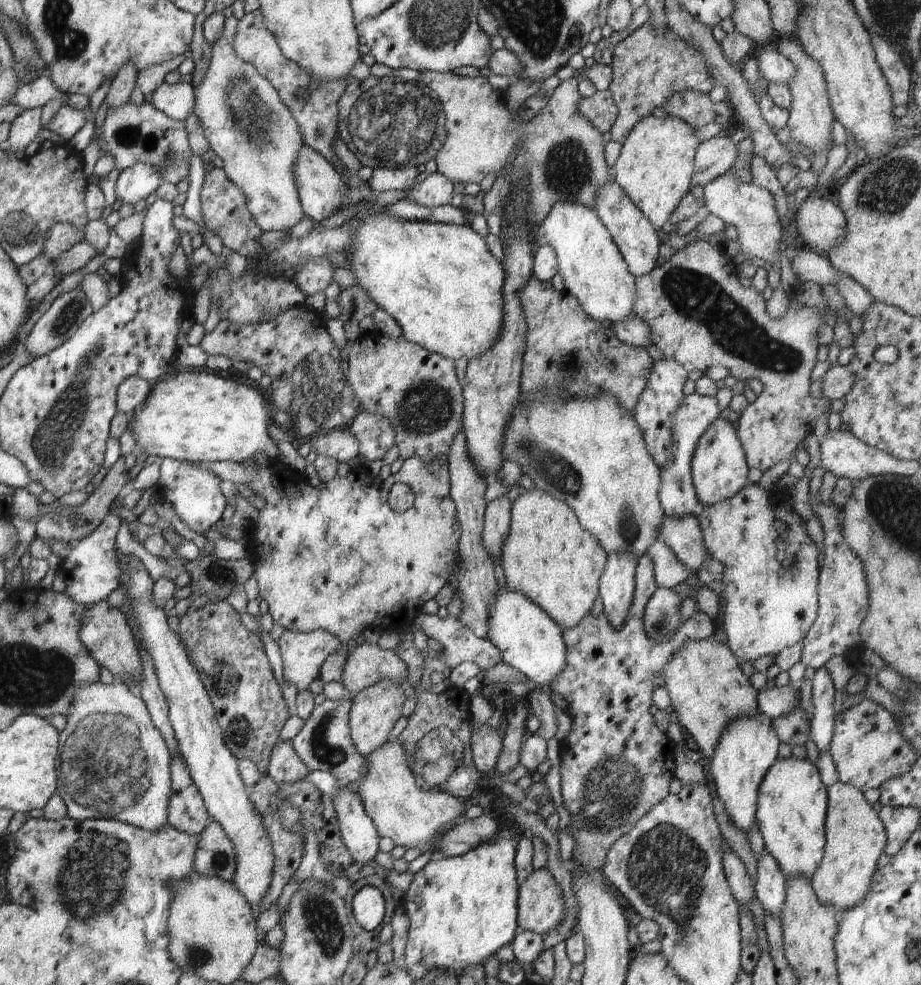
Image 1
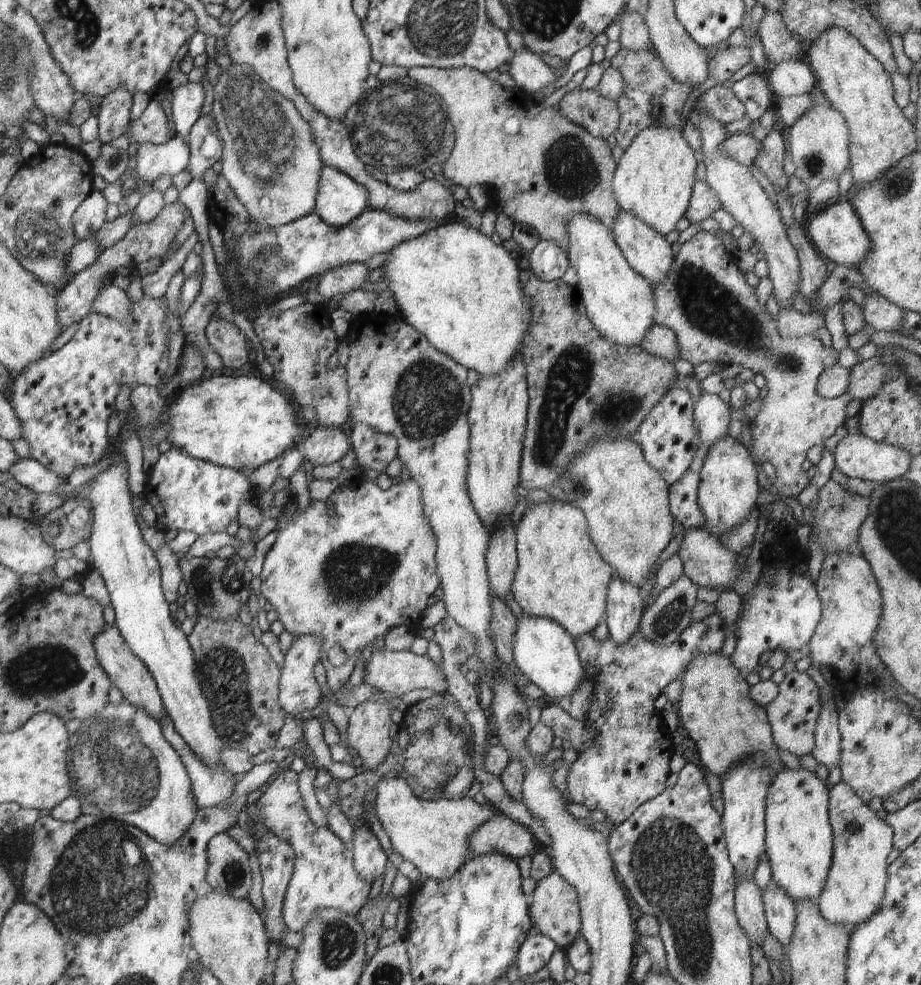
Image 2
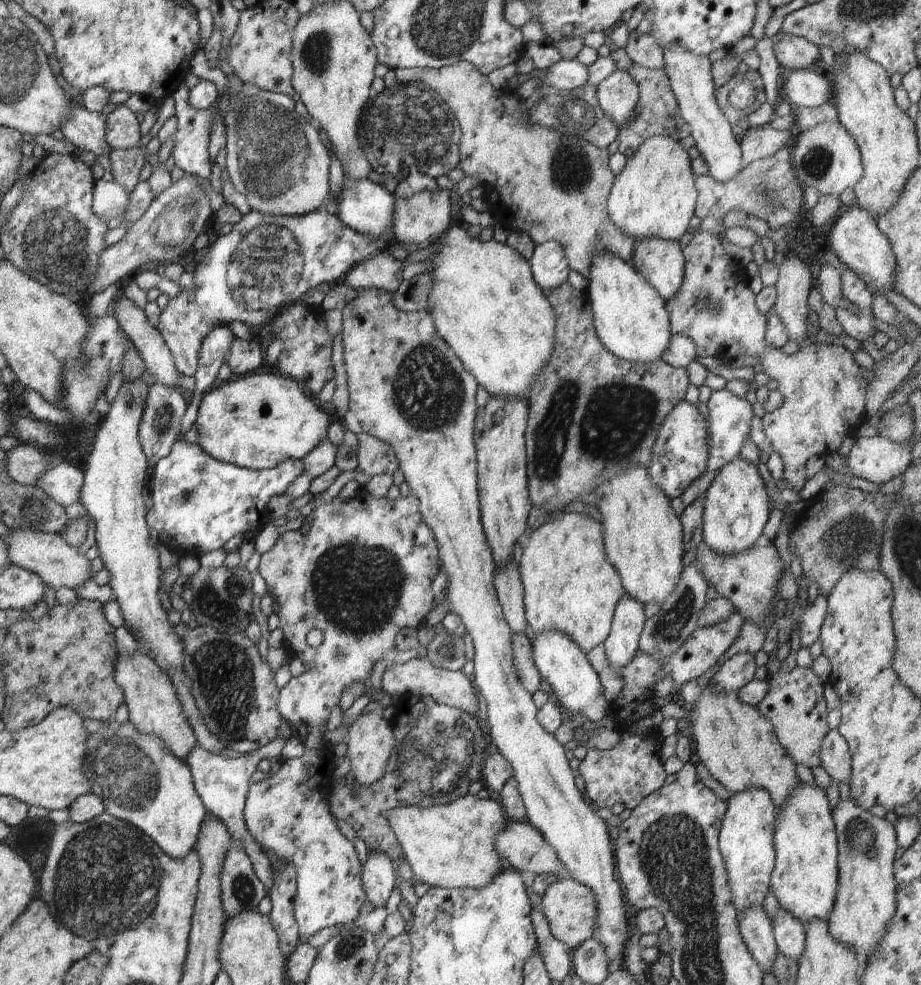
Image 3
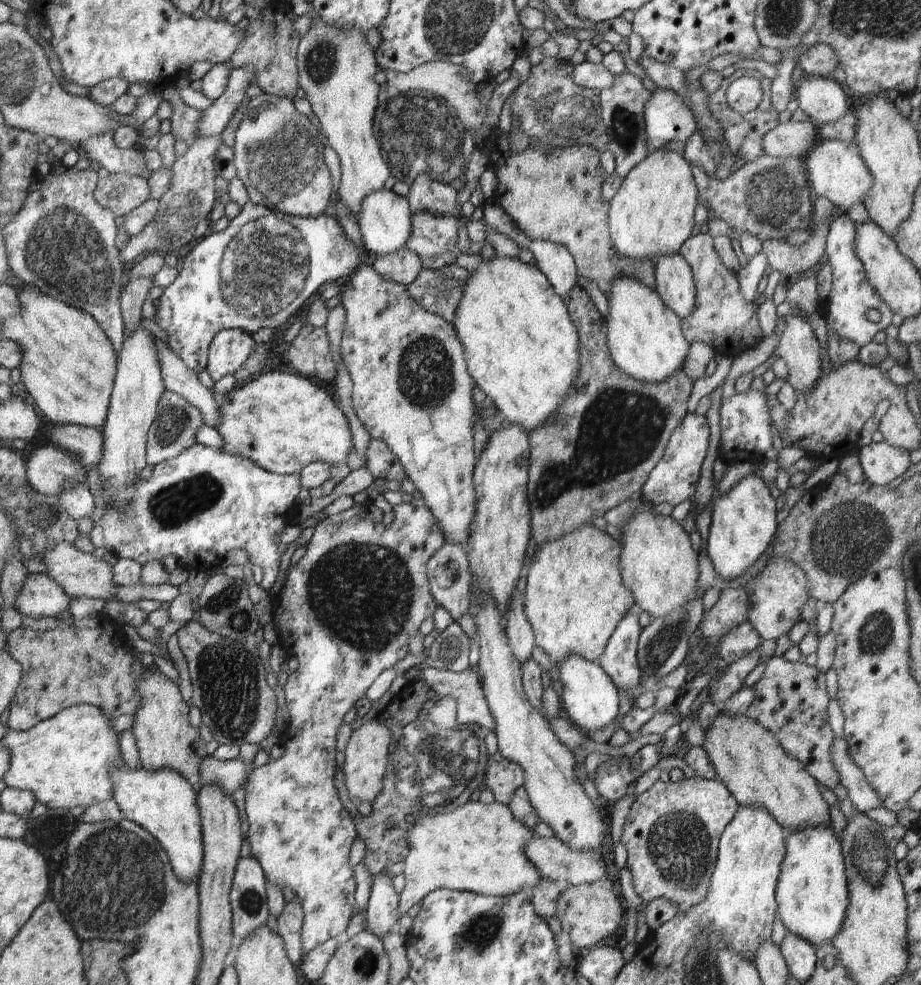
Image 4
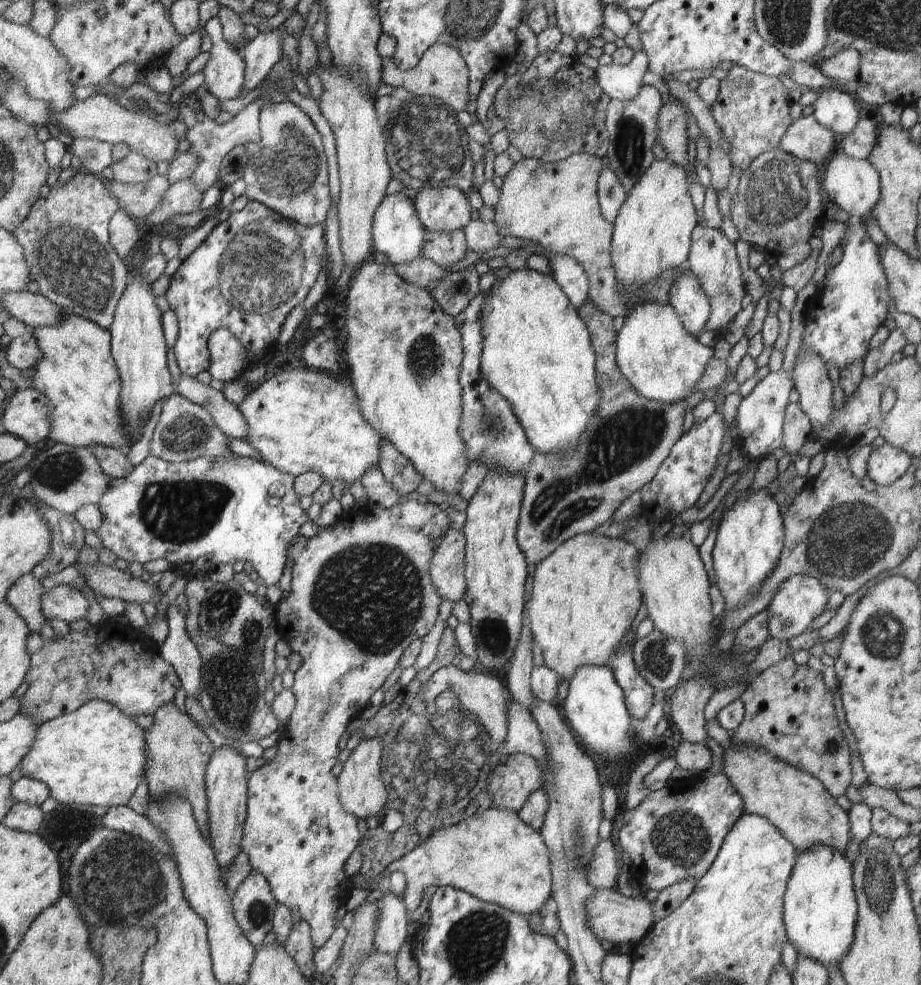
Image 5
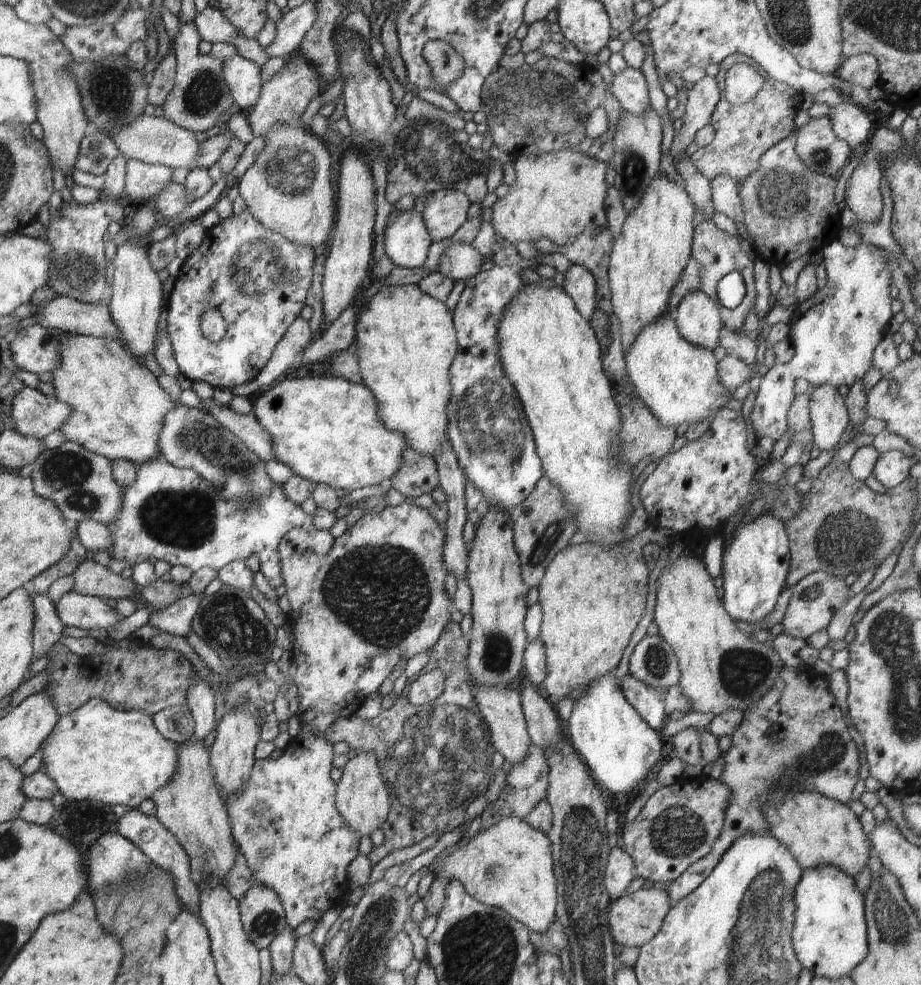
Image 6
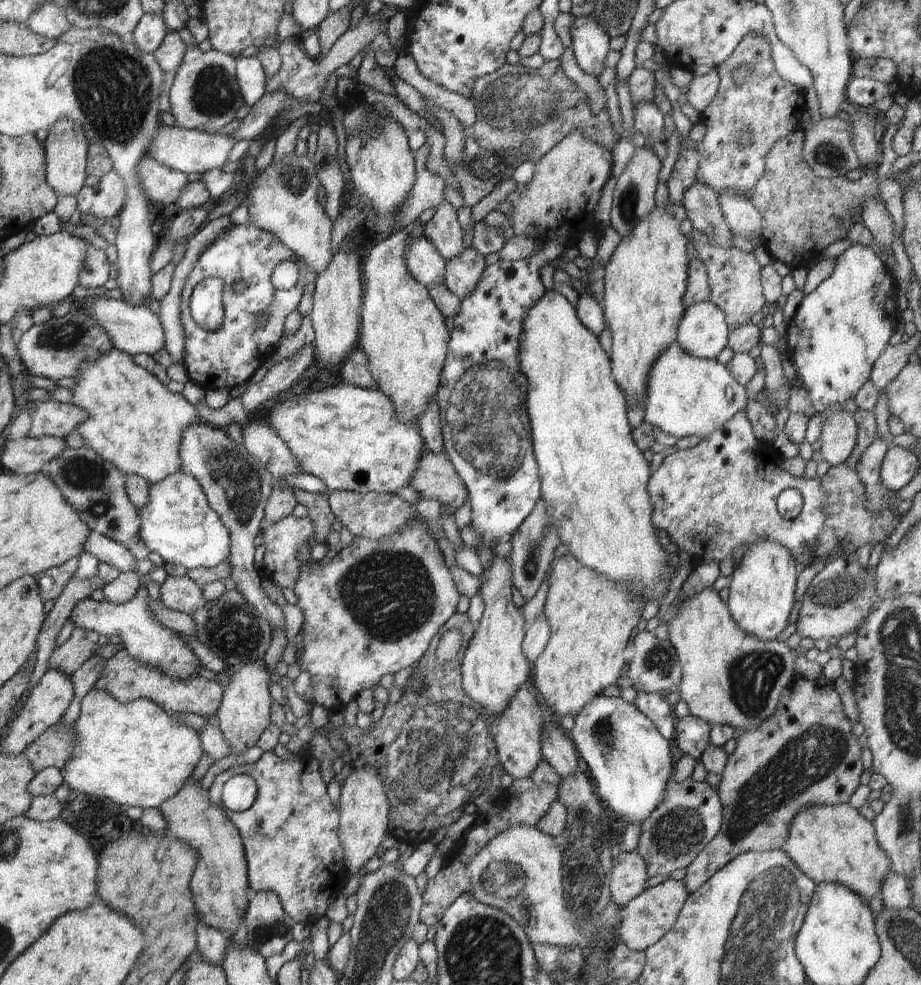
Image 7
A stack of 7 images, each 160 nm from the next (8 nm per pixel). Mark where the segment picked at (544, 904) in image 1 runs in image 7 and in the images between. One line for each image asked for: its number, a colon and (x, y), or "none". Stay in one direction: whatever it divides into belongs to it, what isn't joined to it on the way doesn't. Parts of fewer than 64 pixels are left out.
2: (553, 909)
3: (569, 907)
4: (588, 912)
5: (613, 917)
6: (634, 918)
7: (645, 919)

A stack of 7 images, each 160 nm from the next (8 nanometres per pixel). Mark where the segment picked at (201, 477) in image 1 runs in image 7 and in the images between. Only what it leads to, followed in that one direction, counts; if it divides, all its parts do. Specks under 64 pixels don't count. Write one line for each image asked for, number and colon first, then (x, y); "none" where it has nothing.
2: (186, 493)
3: (199, 503)
4: (199, 505)
5: (199, 514)
6: (168, 513)
7: (177, 522)

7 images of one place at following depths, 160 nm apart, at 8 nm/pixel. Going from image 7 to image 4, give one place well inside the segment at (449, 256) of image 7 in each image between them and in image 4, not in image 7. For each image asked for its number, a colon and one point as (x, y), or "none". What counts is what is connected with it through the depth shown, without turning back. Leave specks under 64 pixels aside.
4: (425, 194)
5: (443, 209)
6: (445, 210)

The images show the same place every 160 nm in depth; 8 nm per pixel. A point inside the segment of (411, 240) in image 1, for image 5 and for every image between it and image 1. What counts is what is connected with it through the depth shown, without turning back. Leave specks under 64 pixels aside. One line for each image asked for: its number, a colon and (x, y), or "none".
2: (453, 284)
3: (485, 303)
4: (521, 348)
5: (537, 353)

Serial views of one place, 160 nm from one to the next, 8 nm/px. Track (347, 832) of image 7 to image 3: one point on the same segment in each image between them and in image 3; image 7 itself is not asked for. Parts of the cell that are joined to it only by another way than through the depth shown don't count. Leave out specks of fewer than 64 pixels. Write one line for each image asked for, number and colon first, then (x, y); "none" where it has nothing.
3: (371, 740)
4: (366, 755)
5: (361, 791)
6: (361, 797)

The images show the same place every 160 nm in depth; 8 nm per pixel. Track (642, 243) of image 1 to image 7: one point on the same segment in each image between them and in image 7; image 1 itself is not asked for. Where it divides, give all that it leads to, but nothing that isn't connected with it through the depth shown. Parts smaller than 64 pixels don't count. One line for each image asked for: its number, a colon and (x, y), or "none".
2: (646, 250)
3: (661, 262)
4: (674, 282)
5: (693, 307)
6: (698, 319)
7: (702, 331)

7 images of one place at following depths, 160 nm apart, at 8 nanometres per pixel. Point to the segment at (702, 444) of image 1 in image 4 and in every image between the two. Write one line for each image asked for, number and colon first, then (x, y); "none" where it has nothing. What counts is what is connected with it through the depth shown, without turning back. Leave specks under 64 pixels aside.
2: (728, 488)
3: (735, 507)
4: (743, 522)

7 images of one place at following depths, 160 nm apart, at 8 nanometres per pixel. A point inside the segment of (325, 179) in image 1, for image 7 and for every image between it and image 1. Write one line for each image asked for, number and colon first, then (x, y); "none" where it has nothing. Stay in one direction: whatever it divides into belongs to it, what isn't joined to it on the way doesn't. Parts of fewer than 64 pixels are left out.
2: (338, 199)
3: (367, 207)
4: (384, 220)
5: (397, 232)
6: (407, 241)
7: (425, 264)

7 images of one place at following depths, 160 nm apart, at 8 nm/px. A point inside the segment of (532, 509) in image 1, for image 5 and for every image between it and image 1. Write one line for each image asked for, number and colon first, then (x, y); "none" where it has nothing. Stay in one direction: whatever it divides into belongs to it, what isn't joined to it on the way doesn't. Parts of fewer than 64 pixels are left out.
2: (560, 575)
3: (569, 586)
4: (575, 596)
5: (586, 594)

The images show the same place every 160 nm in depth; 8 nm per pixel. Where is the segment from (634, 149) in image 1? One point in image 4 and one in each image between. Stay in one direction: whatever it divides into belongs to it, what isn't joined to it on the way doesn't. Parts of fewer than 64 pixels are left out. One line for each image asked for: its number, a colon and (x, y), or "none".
2: (654, 178)
3: (654, 195)
4: (652, 214)

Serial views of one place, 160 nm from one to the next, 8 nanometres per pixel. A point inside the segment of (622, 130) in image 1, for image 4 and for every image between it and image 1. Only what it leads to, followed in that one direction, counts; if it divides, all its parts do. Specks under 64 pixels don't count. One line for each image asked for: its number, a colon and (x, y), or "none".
2: (651, 96)
3: (657, 112)
4: (667, 119)

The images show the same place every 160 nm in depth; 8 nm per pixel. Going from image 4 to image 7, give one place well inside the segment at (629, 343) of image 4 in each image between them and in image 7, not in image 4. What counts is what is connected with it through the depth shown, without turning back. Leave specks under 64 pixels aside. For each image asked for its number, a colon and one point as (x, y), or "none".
5: (660, 359)
6: (678, 381)
7: (685, 396)

